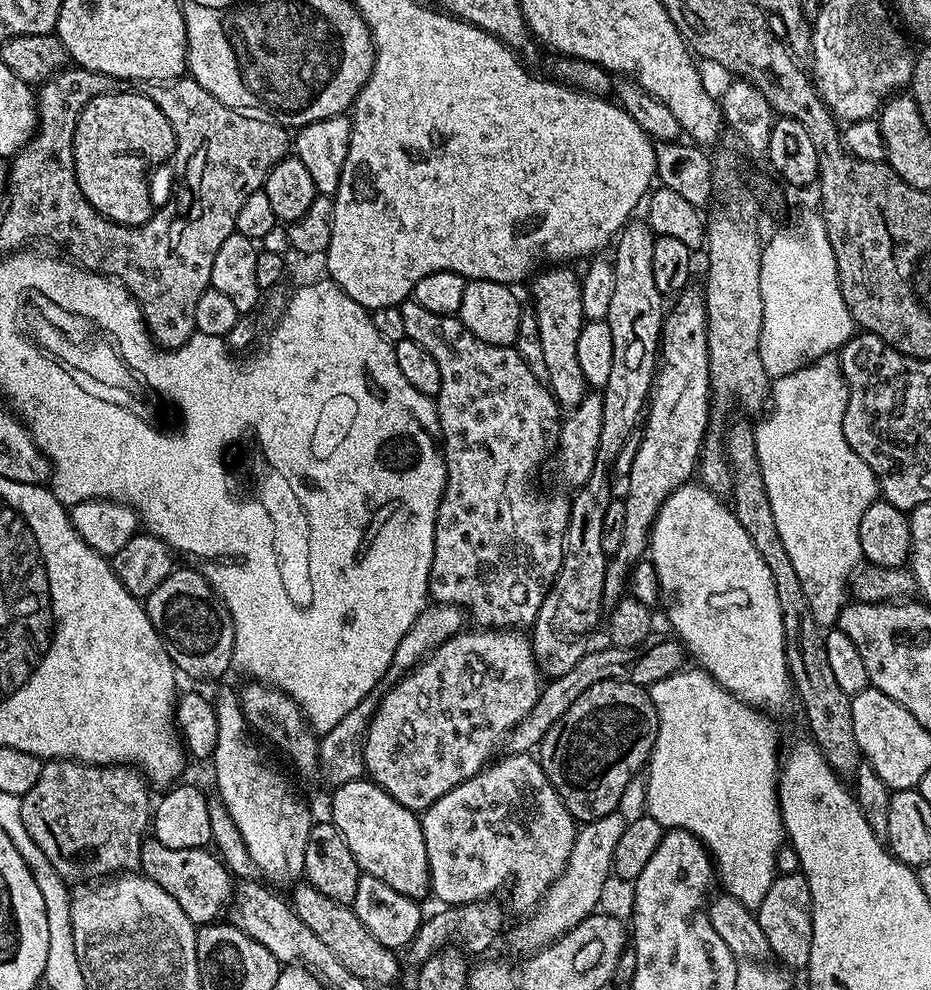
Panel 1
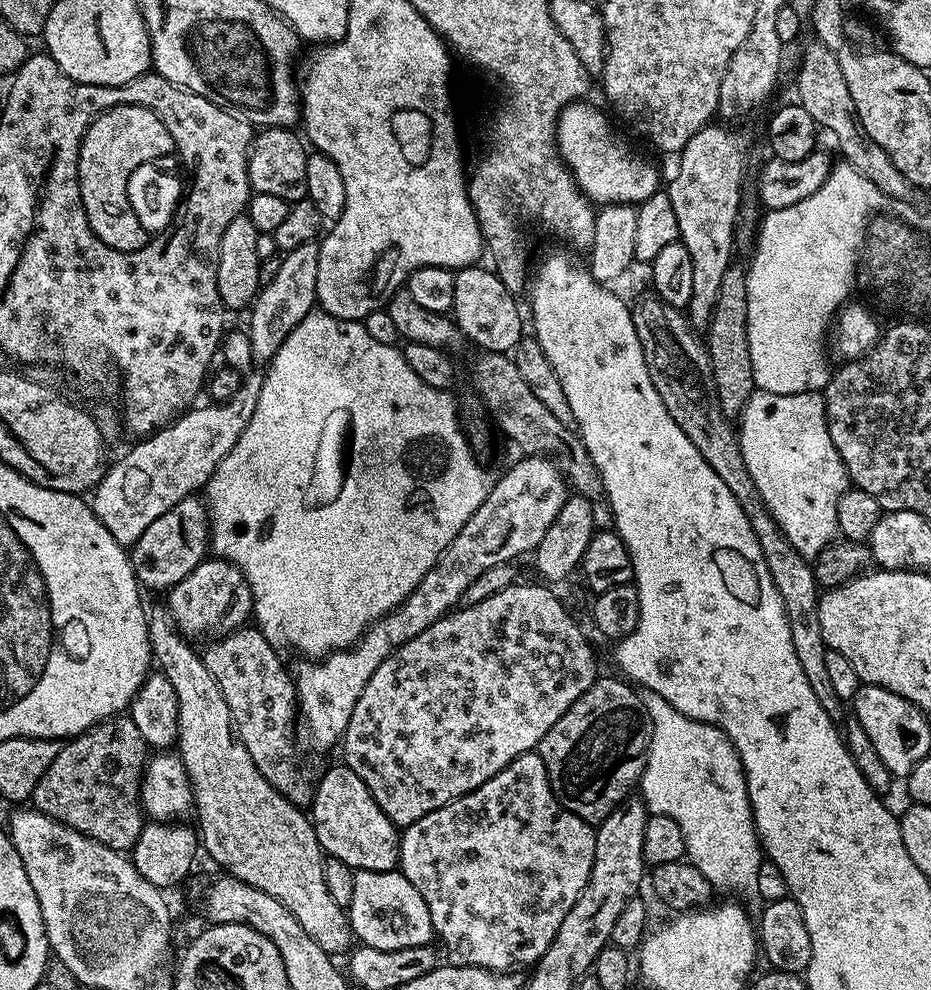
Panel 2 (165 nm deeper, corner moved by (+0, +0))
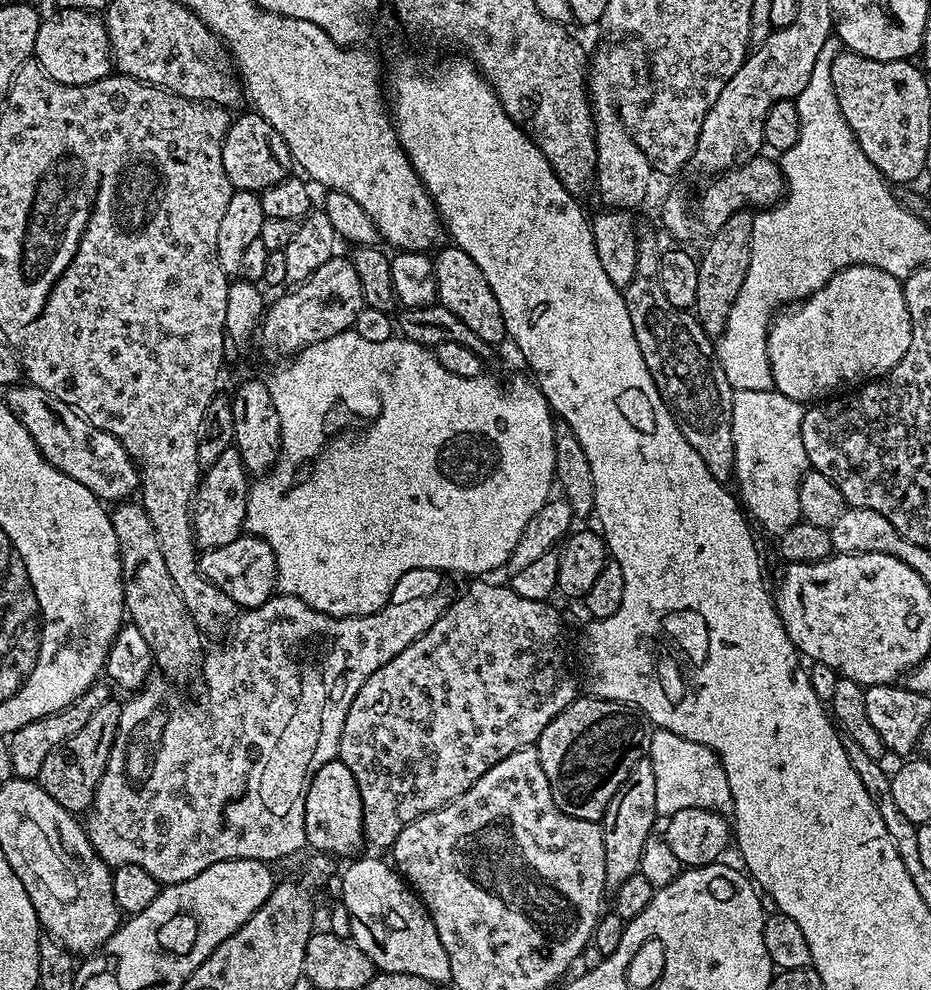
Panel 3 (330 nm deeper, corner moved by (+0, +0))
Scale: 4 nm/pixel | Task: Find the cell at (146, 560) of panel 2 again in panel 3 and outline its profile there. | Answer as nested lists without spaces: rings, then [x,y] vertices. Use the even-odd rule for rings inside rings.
[[[234,446],[220,455],[210,467],[203,469],[196,497],[192,499],[192,526],[196,530],[196,547],[200,550],[226,546],[244,531],[250,474],[244,469],[240,451]]]

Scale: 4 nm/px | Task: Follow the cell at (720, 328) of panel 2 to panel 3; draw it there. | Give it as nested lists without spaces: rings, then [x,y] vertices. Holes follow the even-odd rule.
[[[745,210],[730,214],[718,231],[711,233],[704,253],[698,256],[698,298],[694,305],[694,315],[700,321],[702,330],[708,336],[719,338],[724,332],[730,306],[746,282],[746,270],[750,270],[750,246],[754,234],[754,215]]]

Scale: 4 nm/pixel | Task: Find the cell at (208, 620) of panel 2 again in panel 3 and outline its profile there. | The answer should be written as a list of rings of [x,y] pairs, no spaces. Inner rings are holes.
[[[241,534],[234,538],[234,542],[226,542],[226,546],[201,551],[199,558],[200,569],[205,578],[214,582],[218,590],[226,590],[226,594],[230,594],[230,598],[234,598],[241,609],[262,606],[277,591],[274,550],[270,550],[270,546],[261,536]]]

